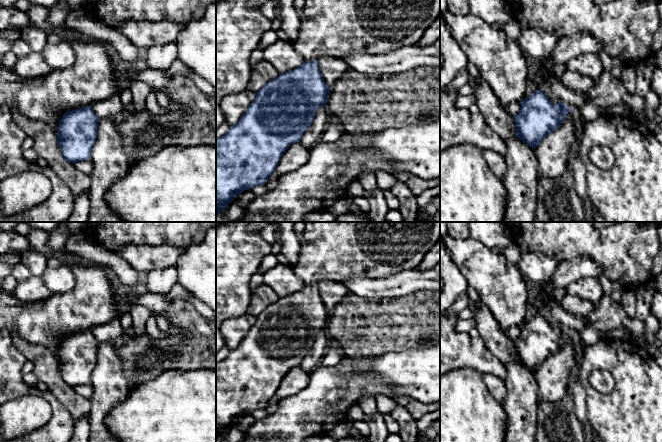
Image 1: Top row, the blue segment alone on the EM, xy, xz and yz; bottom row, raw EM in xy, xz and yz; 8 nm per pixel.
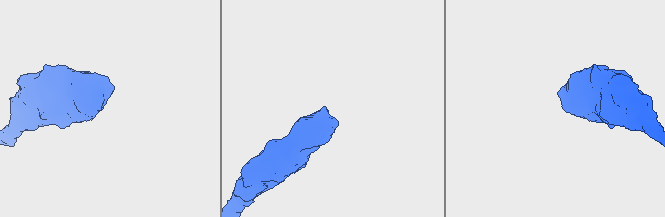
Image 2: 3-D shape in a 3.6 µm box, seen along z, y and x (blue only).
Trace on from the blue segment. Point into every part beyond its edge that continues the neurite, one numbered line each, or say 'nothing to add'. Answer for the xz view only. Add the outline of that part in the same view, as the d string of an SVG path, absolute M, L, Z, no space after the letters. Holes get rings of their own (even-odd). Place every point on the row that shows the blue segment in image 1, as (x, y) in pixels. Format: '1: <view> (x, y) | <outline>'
1: xz (337, 28) | M304 0L303 14L298 37L292 43L305 61L317 61L322 56L384 54L415 45L440 15L440 0Z

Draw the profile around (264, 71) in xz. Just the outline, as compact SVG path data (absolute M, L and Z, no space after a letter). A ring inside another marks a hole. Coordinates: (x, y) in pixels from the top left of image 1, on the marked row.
M262 59L251 70L247 89L258 92L267 82L278 77L279 74L271 63Z

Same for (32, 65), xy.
M31 52L23 57L17 57L12 69L22 78L38 78L49 74L54 69L48 65L40 53Z

